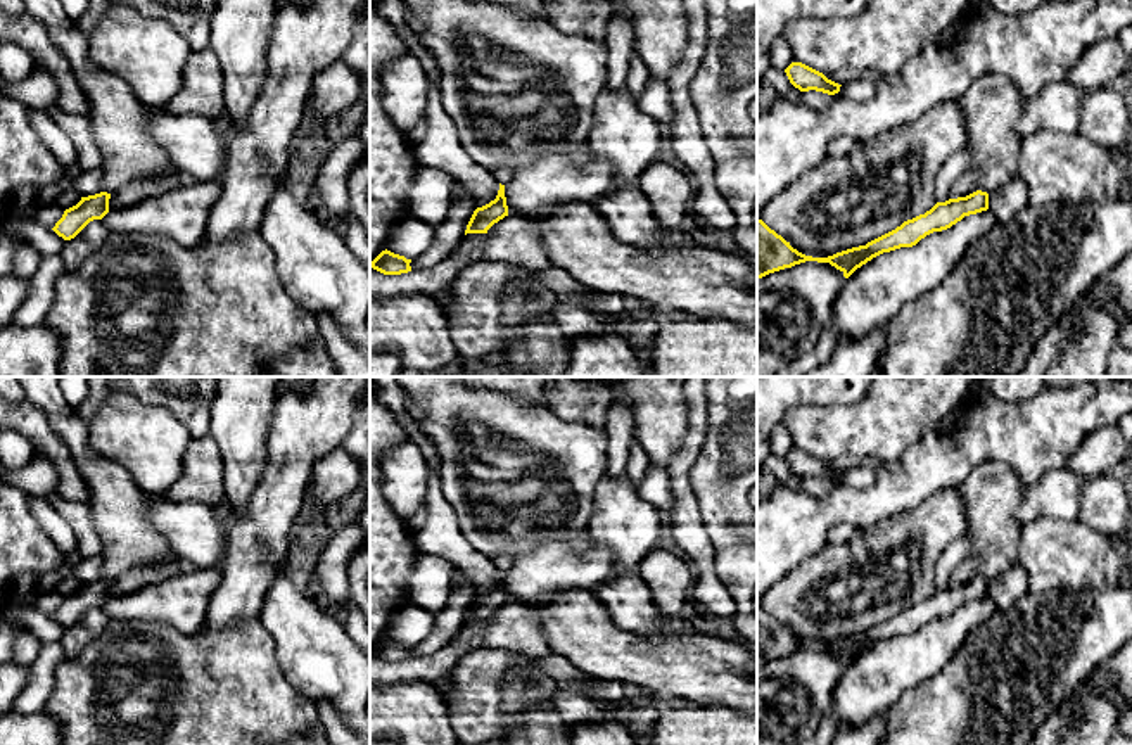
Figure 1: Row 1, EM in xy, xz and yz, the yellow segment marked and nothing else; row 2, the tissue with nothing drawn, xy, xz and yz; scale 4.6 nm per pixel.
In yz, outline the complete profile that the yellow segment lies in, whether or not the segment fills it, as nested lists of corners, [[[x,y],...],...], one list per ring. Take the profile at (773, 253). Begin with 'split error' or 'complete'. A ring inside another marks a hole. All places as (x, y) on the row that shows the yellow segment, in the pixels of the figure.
complete; [[[976,190],[966,197],[937,202],[930,211],[904,221],[895,230],[828,258],[812,258],[798,252],[781,235],[757,220],[757,278],[792,268],[805,261],[830,263],[849,278],[857,268],[873,258],[900,247],[913,247],[933,232],[942,232],[961,221],[964,216],[989,209],[989,194]]]

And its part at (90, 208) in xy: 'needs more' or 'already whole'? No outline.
already whole

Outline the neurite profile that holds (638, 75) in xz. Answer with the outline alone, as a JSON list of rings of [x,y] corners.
[[[634,52],[634,55],[629,60],[629,73],[626,80],[626,88],[634,95],[636,99],[641,95],[645,85],[648,83],[650,73],[641,57]]]

